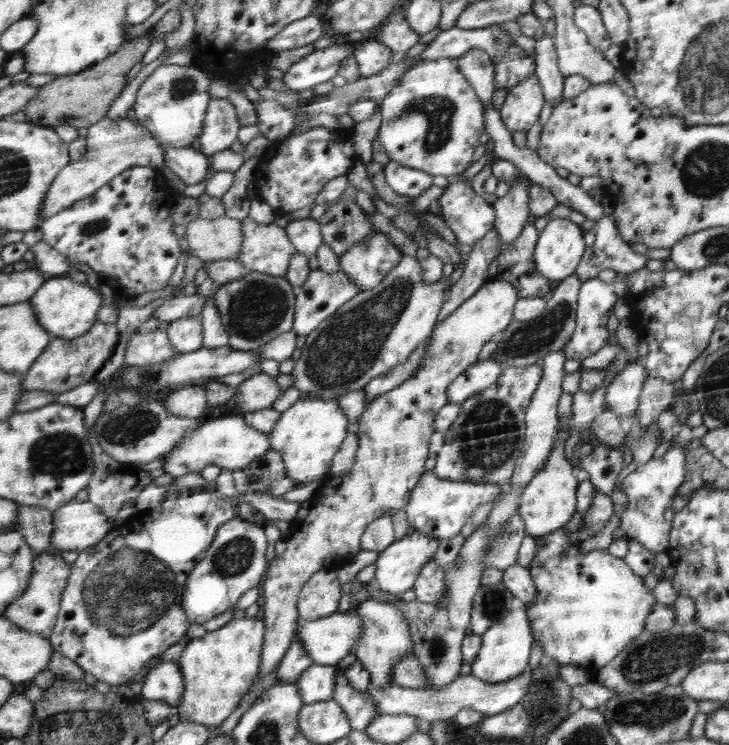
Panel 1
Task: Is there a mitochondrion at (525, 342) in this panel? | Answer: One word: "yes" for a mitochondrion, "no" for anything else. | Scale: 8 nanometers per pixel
yes

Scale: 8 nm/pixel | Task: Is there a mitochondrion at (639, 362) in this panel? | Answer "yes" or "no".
no

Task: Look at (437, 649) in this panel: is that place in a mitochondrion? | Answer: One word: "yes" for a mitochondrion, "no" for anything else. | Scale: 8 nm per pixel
yes

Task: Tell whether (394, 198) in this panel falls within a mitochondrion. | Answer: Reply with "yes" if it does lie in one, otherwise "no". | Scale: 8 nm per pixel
no

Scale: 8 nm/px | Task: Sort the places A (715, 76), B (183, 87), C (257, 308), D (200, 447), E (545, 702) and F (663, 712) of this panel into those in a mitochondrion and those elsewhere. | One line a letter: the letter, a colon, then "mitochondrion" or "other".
A: mitochondrion
B: mitochondrion
C: mitochondrion
D: other
E: mitochondrion
F: mitochondrion

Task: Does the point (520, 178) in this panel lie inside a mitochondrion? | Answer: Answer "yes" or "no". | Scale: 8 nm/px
no

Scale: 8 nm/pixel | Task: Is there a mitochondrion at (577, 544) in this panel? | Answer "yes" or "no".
no

